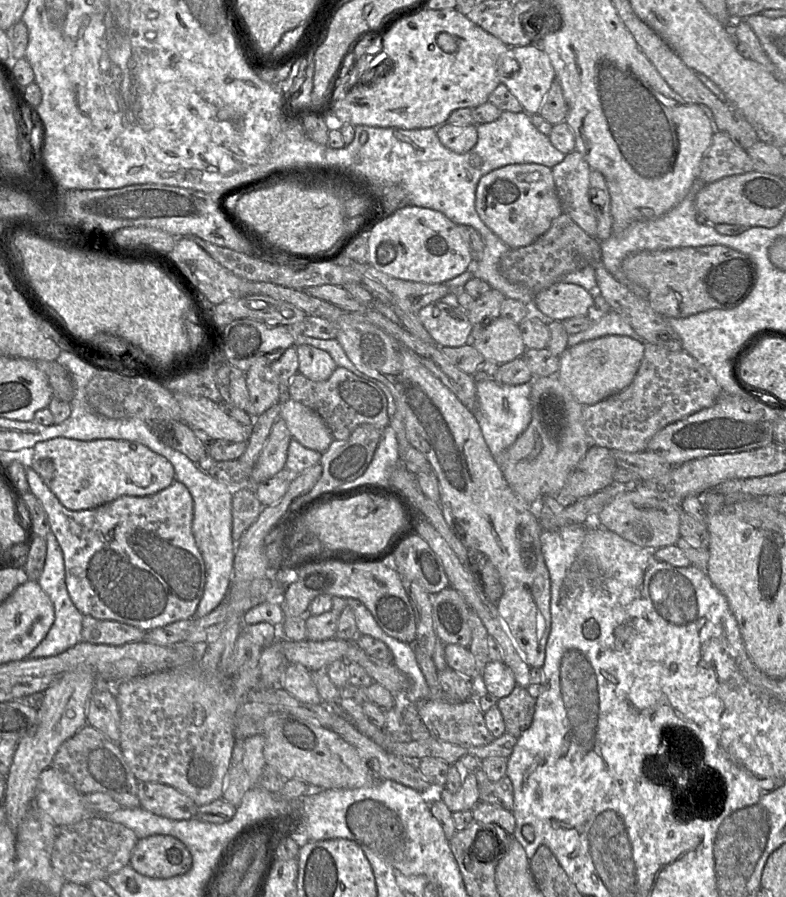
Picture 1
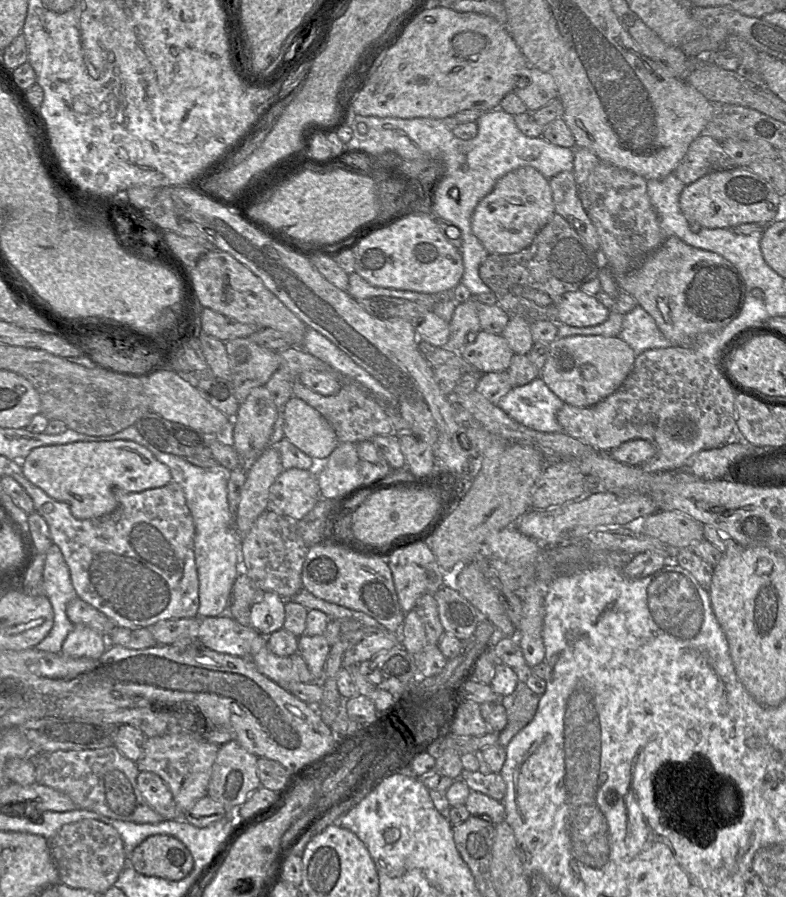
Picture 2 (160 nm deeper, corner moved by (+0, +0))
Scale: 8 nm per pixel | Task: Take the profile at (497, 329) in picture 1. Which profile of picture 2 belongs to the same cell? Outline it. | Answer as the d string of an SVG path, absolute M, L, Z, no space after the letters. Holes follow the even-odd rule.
M479 331L472 343L461 350L462 357L481 373L506 371L514 356L501 334Z

